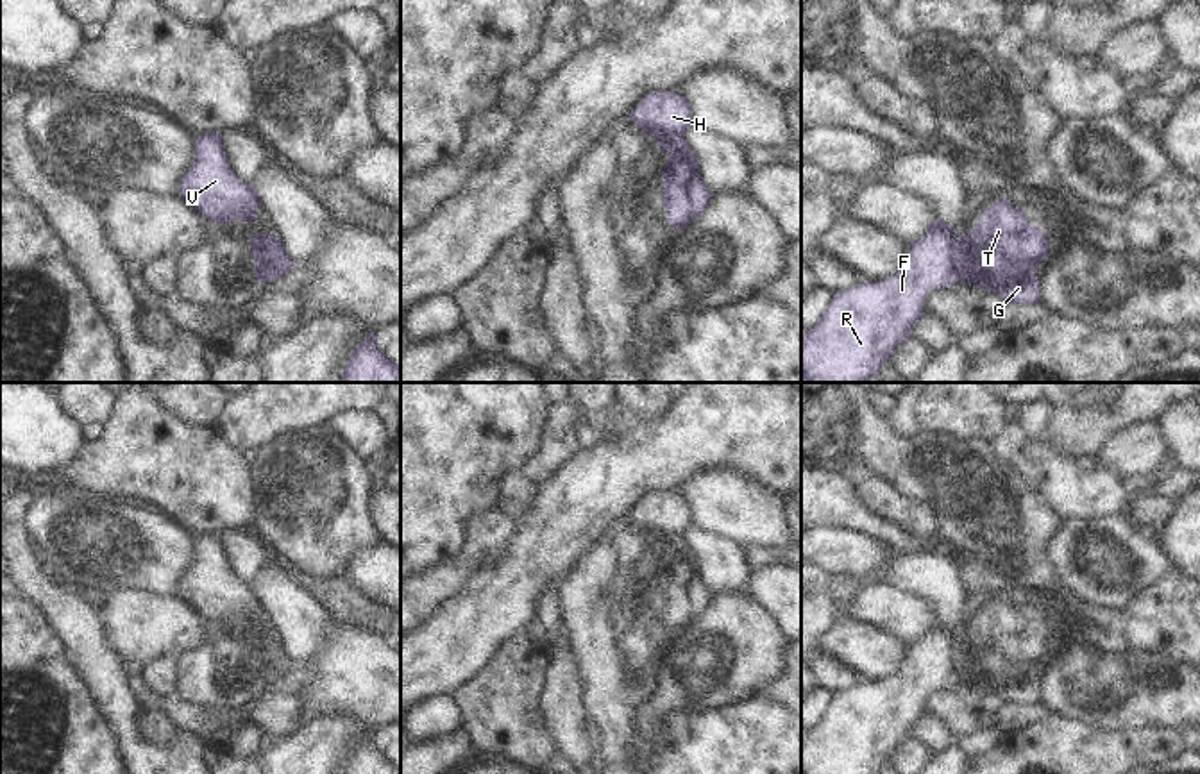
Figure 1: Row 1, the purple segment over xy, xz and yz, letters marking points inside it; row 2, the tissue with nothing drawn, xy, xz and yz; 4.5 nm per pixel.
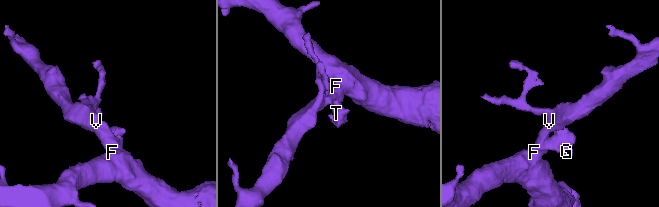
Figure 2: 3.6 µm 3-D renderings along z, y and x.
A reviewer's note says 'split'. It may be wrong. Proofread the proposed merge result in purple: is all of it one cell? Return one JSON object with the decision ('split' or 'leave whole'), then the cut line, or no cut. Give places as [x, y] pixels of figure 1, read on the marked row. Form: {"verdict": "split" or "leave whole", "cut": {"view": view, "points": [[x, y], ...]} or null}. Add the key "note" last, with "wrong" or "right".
{"verdict": "split", "cut": {"view": "yz", "points": [[955, 235], [954, 277]]}, "note": "right"}

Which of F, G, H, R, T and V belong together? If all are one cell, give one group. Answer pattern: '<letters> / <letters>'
F H R V / G T

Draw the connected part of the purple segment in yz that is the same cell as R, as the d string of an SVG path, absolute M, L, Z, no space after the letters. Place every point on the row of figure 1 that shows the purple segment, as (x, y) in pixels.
M935 218L926 232L908 245L901 268L885 281L862 282L833 293L819 322L801 336L801 383L867 383L925 315L921 304L932 290L955 282L955 231Z

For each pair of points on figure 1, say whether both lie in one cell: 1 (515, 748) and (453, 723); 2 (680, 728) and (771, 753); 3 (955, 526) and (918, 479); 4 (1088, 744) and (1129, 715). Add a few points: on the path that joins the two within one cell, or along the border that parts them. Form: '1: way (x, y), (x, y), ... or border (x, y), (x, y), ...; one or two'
1: border (464, 705), (465, 730); two
2: way (703, 751), (748, 753); one
3: way (955, 513), (930, 485); one
4: border (1066, 719), (1109, 731), (1149, 728); two

